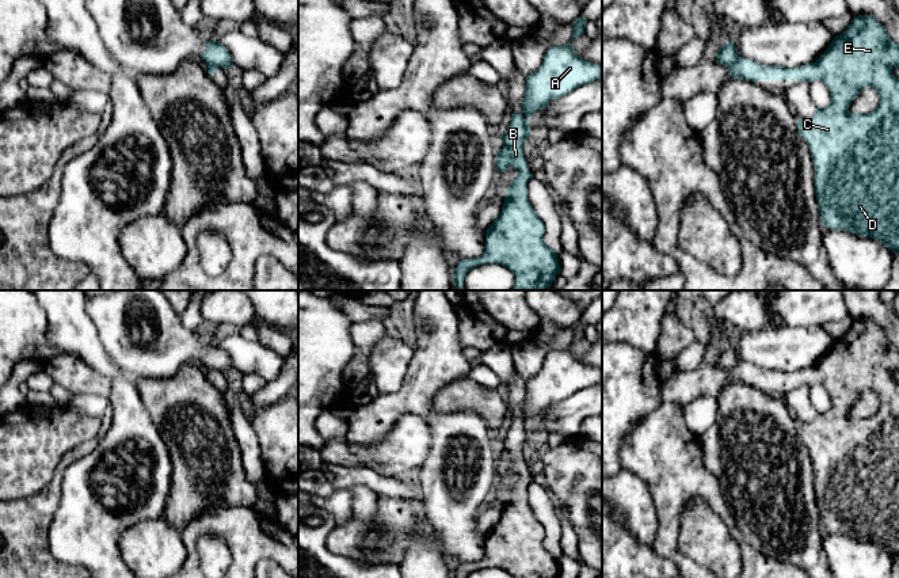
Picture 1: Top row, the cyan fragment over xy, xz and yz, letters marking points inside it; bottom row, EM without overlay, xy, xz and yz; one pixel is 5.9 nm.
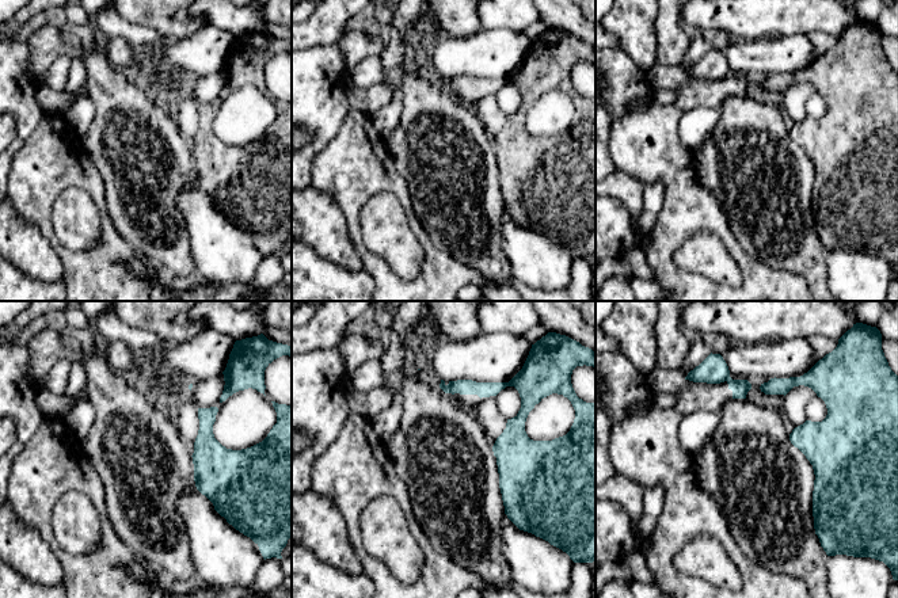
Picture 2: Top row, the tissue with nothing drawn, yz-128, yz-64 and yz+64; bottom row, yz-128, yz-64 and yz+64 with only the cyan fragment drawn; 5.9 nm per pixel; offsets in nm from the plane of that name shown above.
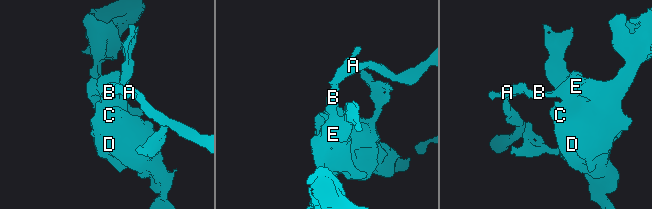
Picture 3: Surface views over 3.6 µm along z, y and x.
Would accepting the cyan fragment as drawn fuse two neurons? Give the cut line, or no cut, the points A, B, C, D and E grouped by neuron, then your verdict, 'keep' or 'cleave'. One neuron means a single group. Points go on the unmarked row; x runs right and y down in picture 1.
yz (739, 361), (728, 369) | A / B C D E | cleave

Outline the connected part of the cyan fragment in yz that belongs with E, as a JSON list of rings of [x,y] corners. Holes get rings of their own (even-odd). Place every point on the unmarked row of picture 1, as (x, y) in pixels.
[[[854,319],[847,332],[815,366],[784,372],[739,361],[728,369],[728,377],[753,387],[820,384],[828,391],[831,407],[816,412],[811,422],[797,425],[799,437],[812,459],[820,525],[826,532],[871,541],[899,556],[899,383],[892,379],[894,370],[899,372],[899,349],[876,322]],[[866,391],[877,395],[879,410],[869,418],[850,417],[850,407]]]

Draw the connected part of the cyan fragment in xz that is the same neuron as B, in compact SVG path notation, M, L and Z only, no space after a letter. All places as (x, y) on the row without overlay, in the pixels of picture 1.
M519 417L511 418L511 426L503 440L503 453L496 459L496 475L506 475L510 469L518 476L504 499L500 520L485 535L485 555L477 562L461 563L454 578L468 578L469 574L496 567L507 571L513 578L560 578L557 558L545 547L545 529L536 518L527 502L527 486L533 480L523 457L523 446L530 440L530 429Z

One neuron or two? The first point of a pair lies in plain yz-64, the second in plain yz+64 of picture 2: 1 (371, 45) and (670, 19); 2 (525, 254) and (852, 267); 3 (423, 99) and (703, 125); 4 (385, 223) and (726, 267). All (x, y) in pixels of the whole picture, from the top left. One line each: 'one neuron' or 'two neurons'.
1: one neuron
2: one neuron
3: two neurons
4: one neuron

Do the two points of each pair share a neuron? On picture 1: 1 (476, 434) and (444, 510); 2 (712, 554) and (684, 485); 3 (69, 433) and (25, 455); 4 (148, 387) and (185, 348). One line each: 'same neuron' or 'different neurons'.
1: same neuron
2: different neurons
3: same neuron
4: different neurons

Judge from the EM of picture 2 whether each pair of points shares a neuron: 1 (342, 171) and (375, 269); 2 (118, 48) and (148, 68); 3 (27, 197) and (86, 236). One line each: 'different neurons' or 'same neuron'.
1: same neuron
2: same neuron
3: different neurons

